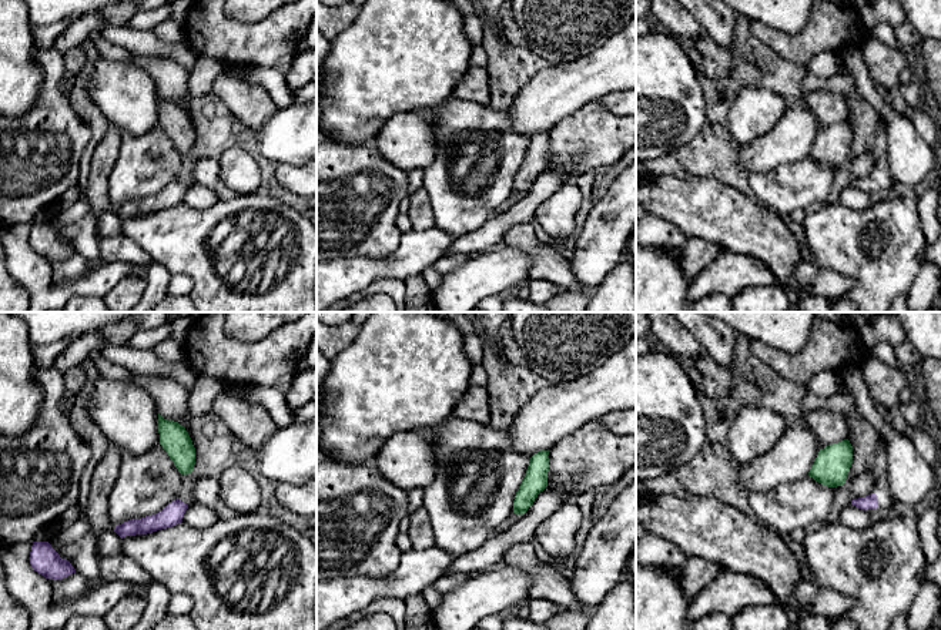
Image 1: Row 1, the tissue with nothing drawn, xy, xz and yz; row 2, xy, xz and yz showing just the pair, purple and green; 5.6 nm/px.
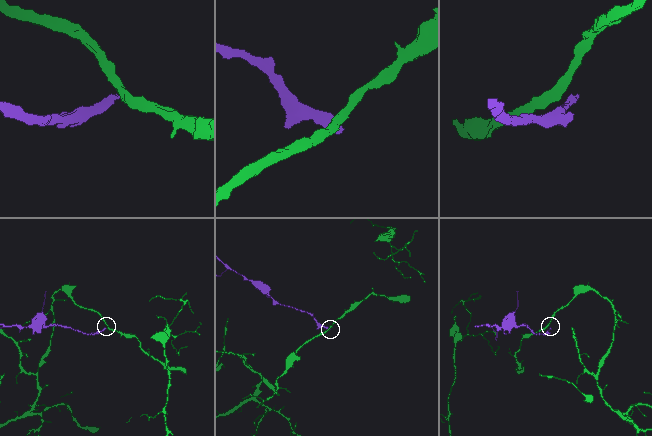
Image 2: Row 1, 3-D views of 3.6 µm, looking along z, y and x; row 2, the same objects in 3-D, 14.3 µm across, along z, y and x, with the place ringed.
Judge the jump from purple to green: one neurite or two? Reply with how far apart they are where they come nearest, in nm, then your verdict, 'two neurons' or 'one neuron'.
gap 100 nm; two neurons

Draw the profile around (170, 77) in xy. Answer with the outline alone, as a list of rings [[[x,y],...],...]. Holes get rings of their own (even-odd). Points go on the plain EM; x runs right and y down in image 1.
[[[134,54],[133,64],[145,70],[155,83],[158,94],[167,100],[178,103],[190,115],[190,100],[187,83],[190,71],[168,57],[145,57]]]

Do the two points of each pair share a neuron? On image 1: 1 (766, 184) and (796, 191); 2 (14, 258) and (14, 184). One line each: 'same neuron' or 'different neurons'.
1: same neuron
2: different neurons

